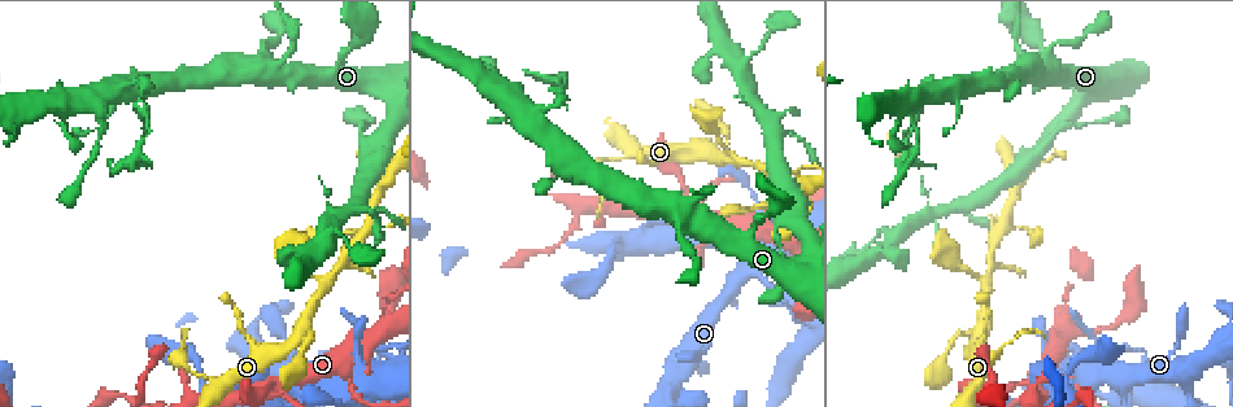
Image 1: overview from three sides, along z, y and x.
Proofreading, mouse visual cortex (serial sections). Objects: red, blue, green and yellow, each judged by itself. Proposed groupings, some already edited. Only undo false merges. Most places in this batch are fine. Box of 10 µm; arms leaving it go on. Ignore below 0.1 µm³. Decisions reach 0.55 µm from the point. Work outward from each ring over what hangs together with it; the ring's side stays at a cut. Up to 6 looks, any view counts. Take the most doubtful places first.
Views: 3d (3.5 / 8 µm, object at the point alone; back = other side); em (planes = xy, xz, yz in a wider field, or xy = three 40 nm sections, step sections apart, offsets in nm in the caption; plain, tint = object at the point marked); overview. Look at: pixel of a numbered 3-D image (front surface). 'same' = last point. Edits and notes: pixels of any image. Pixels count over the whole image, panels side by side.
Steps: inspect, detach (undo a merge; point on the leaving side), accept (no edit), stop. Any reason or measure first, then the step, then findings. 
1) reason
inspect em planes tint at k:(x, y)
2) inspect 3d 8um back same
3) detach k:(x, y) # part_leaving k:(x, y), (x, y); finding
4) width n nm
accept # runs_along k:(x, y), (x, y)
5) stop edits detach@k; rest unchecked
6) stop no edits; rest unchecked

sharp bend
inspect 3d 3.5um at 1:(280, 382)

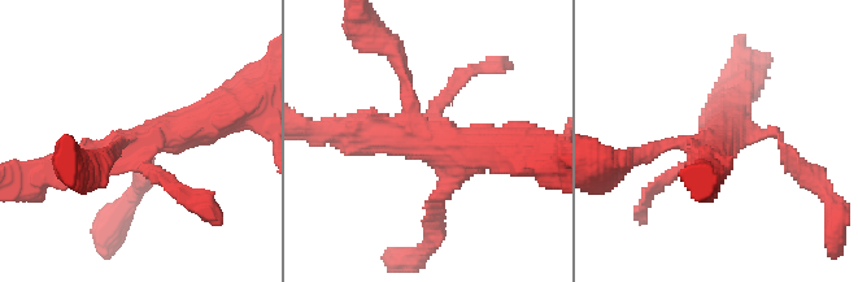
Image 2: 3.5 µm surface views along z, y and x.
shape alone is not enough
inspect em xy step 2 plain at 2:(716, 142)

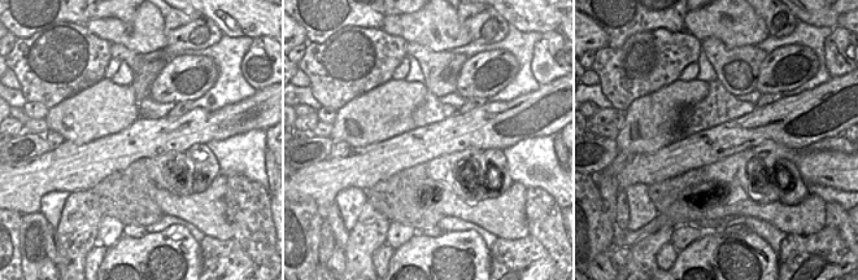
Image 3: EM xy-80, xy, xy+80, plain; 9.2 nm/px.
where the object lies
inspect em xy step 2 tint same

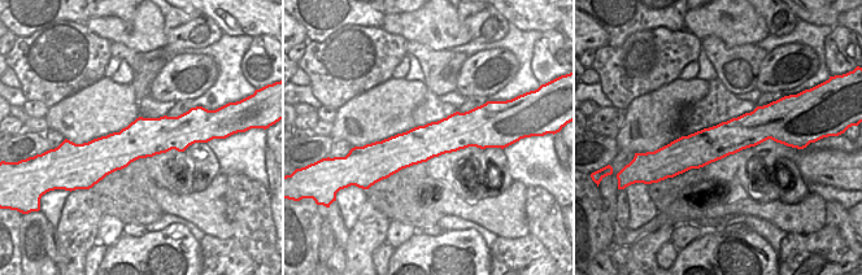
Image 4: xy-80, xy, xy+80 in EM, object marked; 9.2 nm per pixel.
accept # runs_along 4:(484, 127), (410, 148), (374, 148); continuous, no second cell

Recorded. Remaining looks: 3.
sharp bend
inspect 3d 8um at 1:(1096, 363)

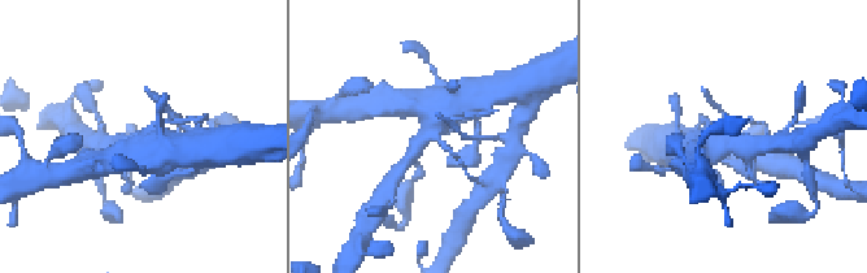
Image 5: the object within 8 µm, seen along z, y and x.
closer look
inspect 3d 3.5um same

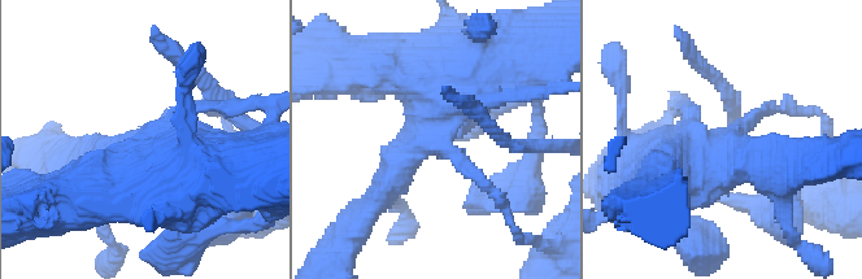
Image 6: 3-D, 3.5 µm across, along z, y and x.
shape alone is not enough
inspect em xy step 5 tint at 6:(734, 134)

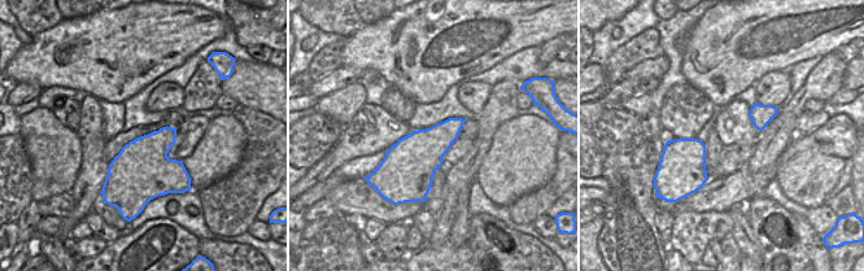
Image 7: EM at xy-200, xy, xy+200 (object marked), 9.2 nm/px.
accept # runs_along 6:(762, 166), (673, 174), (656, 197); one cell here

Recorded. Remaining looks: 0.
stop no edits; rest unchecked

